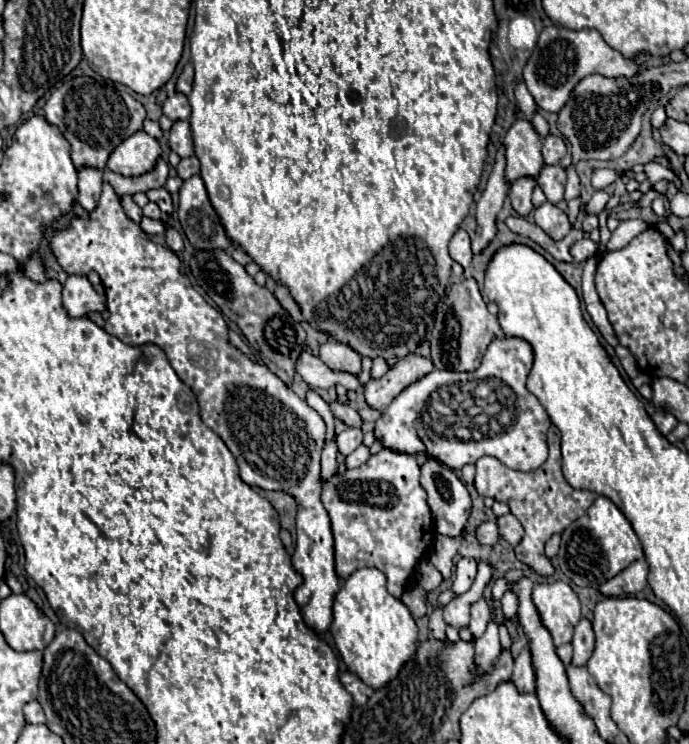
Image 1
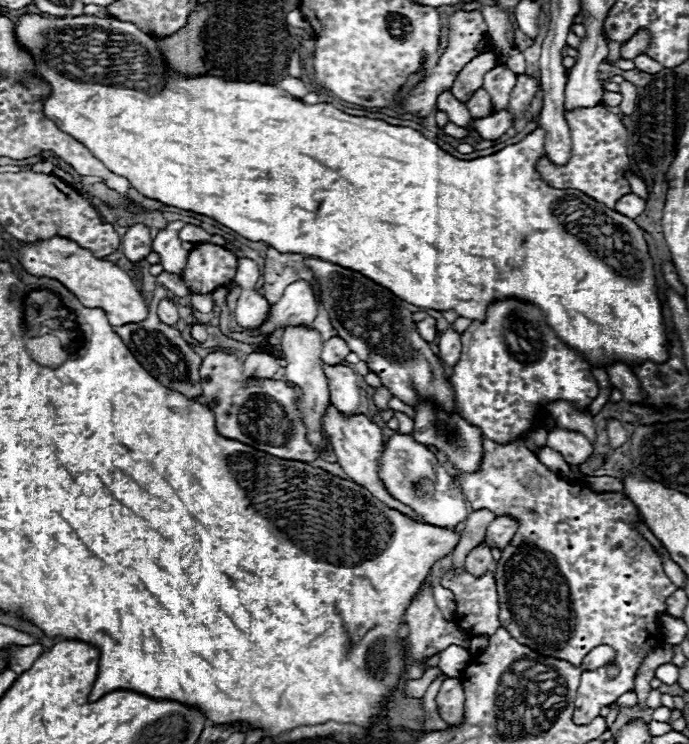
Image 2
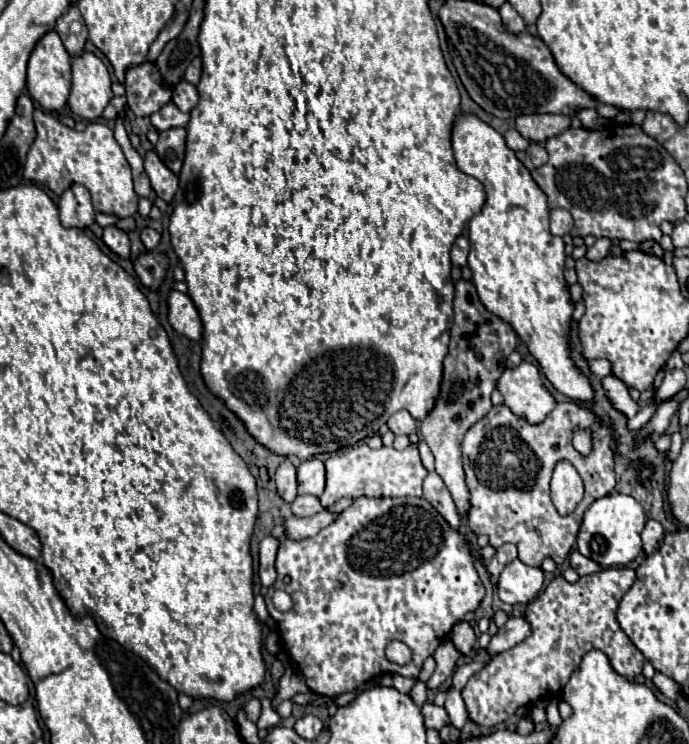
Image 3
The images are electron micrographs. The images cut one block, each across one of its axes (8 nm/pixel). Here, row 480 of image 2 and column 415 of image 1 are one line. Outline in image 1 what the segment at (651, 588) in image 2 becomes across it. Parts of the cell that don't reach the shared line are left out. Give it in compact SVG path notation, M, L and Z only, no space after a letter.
M384 448L376 456L370 456L364 466L334 474L324 482L320 500L332 524L336 574L346 580L358 568L378 568L386 574L388 592L400 600L434 540L432 514L420 484L416 458Z

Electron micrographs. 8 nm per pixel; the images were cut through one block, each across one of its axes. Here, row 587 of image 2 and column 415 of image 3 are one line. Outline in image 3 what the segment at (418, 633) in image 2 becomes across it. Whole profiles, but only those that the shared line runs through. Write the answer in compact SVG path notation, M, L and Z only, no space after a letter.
M400 410L400 412L396 412L396 414L390 416L388 428L394 434L410 434L410 432L416 430L416 420L408 414L408 410Z

